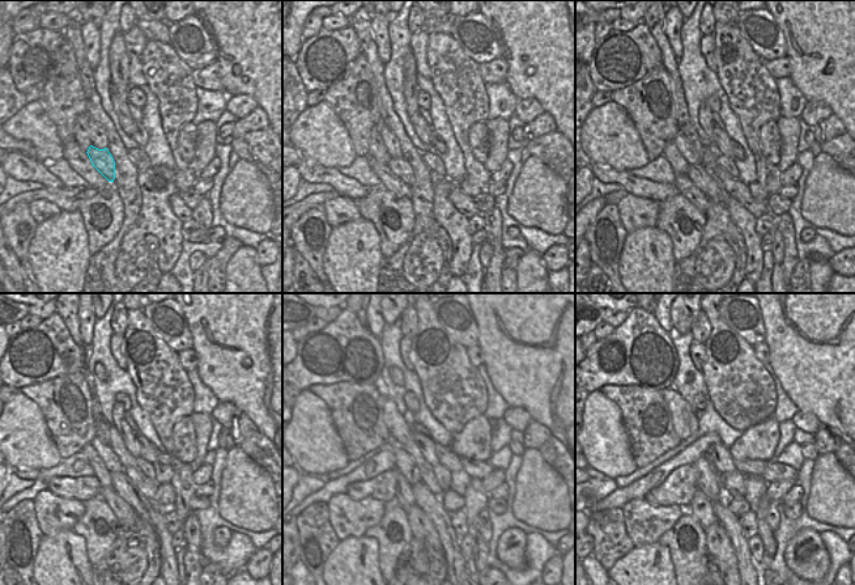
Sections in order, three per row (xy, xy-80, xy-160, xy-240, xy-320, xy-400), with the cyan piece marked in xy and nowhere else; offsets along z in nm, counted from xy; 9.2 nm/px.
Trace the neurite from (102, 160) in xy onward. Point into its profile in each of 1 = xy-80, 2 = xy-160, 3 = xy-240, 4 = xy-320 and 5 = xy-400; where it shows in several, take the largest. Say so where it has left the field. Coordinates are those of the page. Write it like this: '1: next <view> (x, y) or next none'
1: next xy-80 (400, 168)
2: next xy-160 (705, 182)
3: next xy-240 (122, 484)
4: next xy-320 (430, 504)
5: next xy-400 (728, 520)

